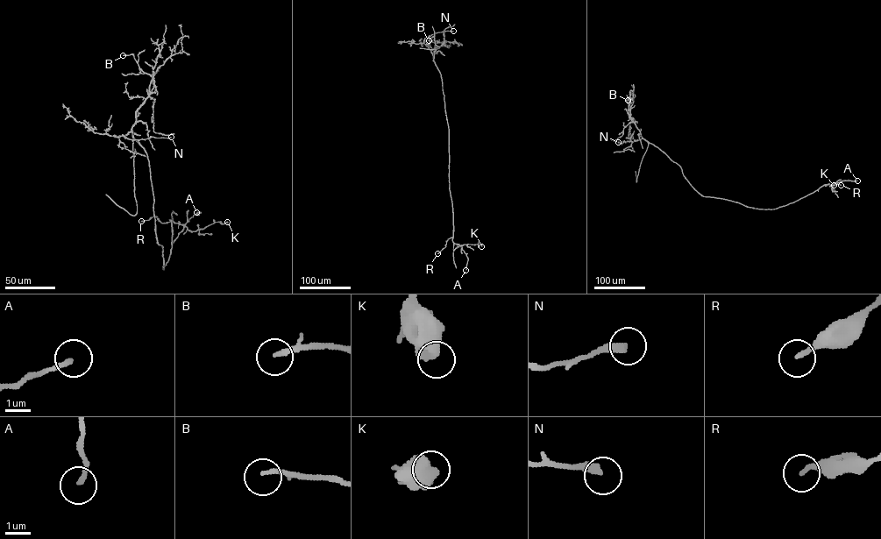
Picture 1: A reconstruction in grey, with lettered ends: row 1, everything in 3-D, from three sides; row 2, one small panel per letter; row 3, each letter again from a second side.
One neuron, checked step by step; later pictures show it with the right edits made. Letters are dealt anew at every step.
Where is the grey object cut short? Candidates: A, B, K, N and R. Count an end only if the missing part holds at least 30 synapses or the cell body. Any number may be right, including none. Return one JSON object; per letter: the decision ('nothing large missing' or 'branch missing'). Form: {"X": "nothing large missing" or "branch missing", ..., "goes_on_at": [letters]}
{"A": "nothing large missing", "B": "nothing large missing", "K": "nothing large missing", "N": "nothing large missing", "R": "nothing large missing", "goes_on_at": []}

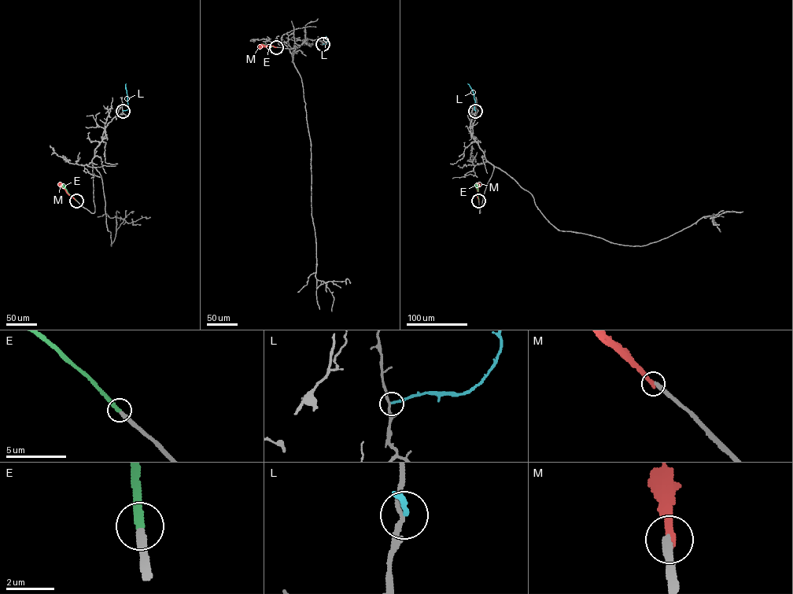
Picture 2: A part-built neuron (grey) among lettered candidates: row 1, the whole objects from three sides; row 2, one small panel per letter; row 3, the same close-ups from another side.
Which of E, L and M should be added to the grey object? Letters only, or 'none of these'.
E

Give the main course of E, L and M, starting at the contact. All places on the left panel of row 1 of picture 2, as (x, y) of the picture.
E: (76, 201), (62, 184)
L: (123, 111), (128, 108), (126, 83)
M: (75, 201), (59, 182)

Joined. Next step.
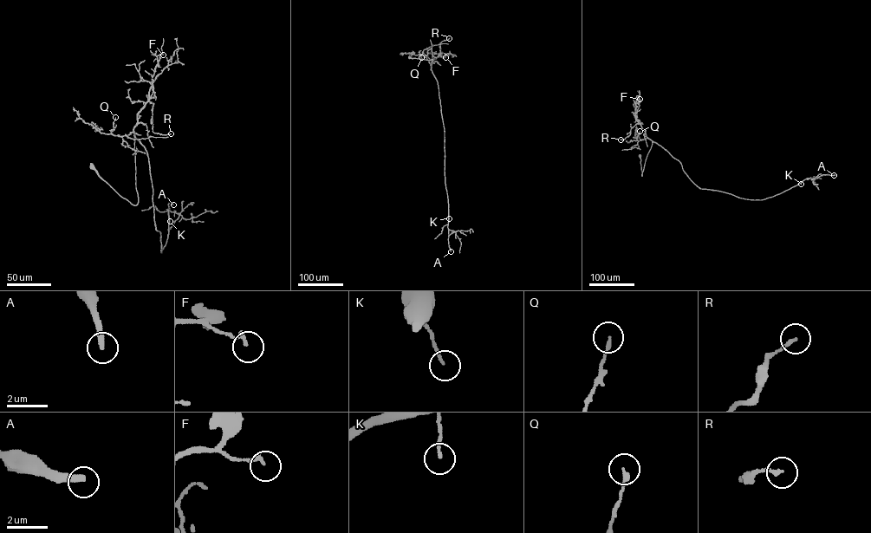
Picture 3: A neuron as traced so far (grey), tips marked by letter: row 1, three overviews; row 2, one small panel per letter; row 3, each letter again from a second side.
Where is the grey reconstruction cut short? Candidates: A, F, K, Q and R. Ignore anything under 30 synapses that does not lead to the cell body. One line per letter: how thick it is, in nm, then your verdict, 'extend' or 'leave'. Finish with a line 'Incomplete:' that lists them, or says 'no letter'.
A: 300 nm | extend
F: 150 nm | leave
K: 120 nm | extend
Q: 180 nm | leave
R: 160 nm | leave
Incomplete: A, K

